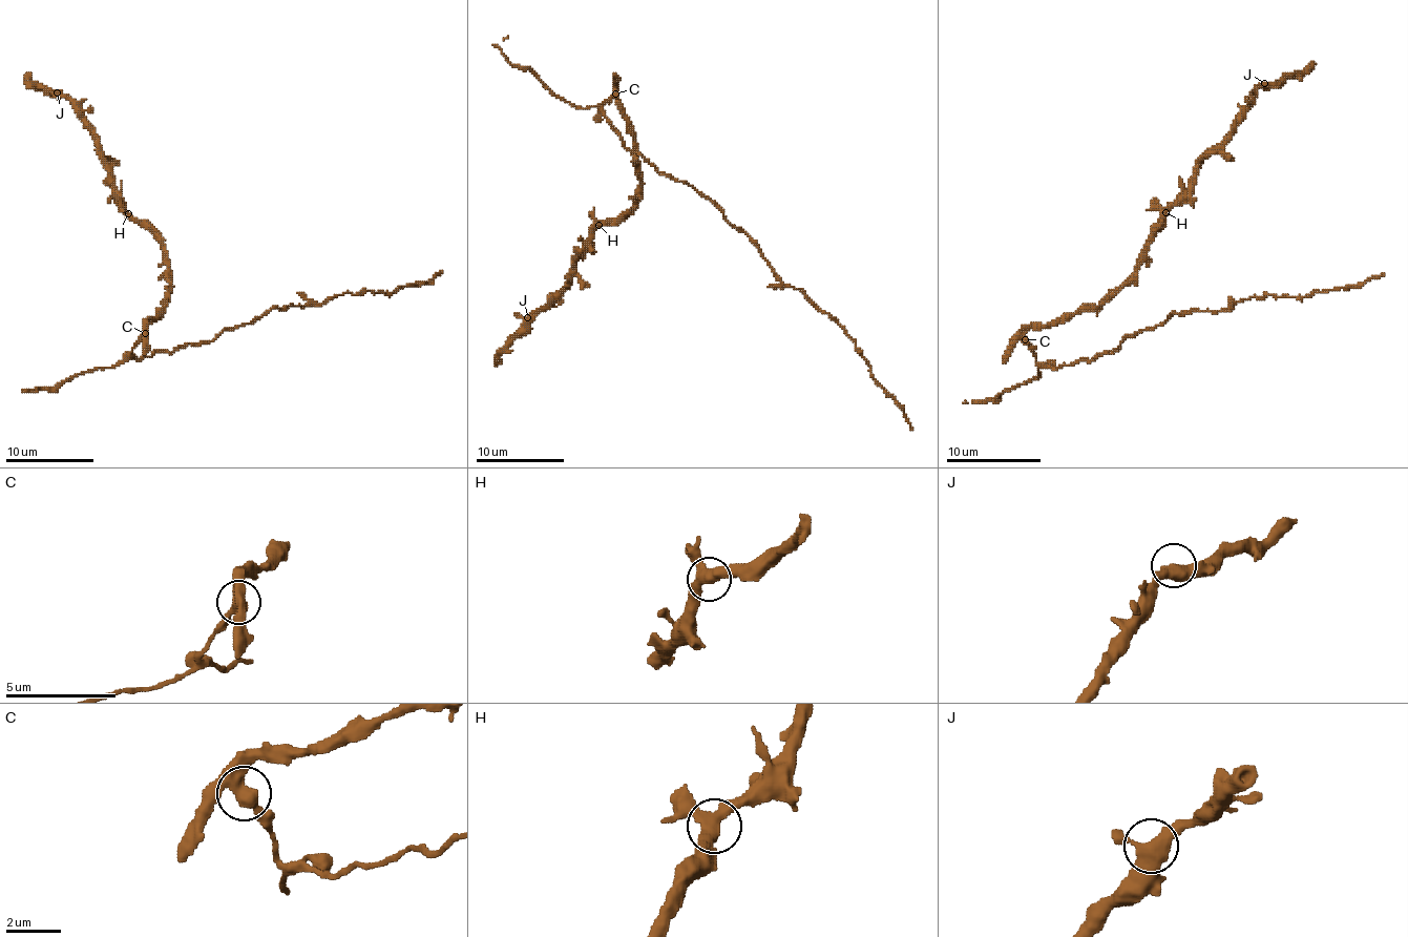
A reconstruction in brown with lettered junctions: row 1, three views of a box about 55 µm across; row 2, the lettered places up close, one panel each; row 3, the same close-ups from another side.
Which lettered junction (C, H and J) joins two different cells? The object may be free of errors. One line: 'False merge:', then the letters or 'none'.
False merge: C

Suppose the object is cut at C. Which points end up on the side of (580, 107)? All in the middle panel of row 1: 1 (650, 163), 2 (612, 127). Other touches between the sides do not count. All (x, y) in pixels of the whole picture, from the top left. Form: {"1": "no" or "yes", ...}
{"1": "yes", "2": "yes"}

